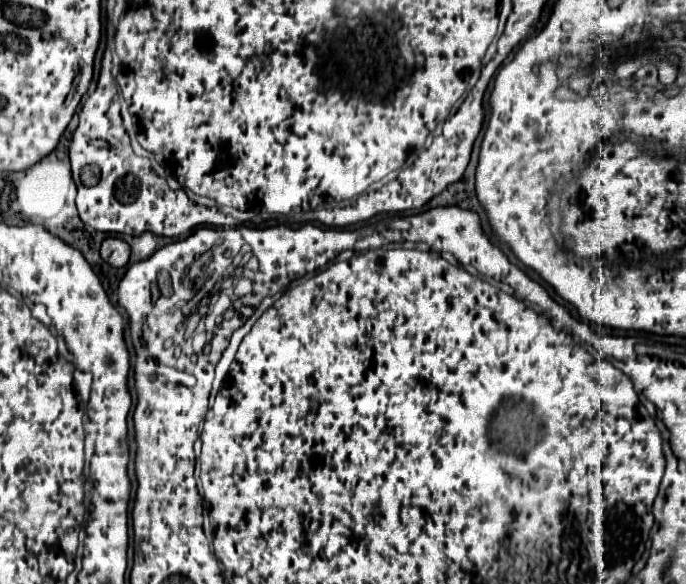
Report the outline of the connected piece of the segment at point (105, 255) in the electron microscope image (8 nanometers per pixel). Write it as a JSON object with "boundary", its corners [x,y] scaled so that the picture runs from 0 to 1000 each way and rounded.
{"boundary":[[[156,406],[147,416],[147,443],[165,457],[179,457],[188,447],[188,420],[173,406]]]}

